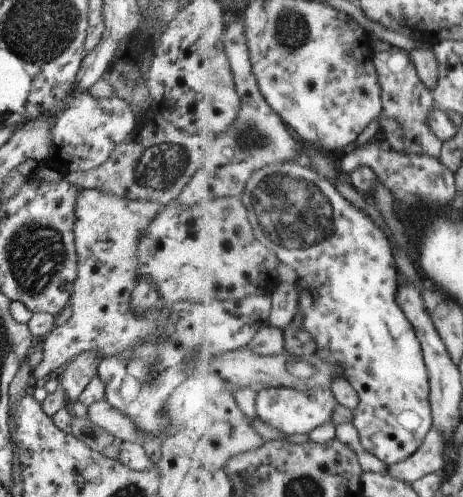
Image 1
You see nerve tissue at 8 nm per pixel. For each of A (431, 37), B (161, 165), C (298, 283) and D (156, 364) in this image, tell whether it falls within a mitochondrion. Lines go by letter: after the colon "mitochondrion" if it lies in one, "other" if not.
A: other
B: mitochondrion
C: other
D: mitochondrion

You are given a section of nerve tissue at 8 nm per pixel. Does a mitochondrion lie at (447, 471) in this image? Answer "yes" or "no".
no

